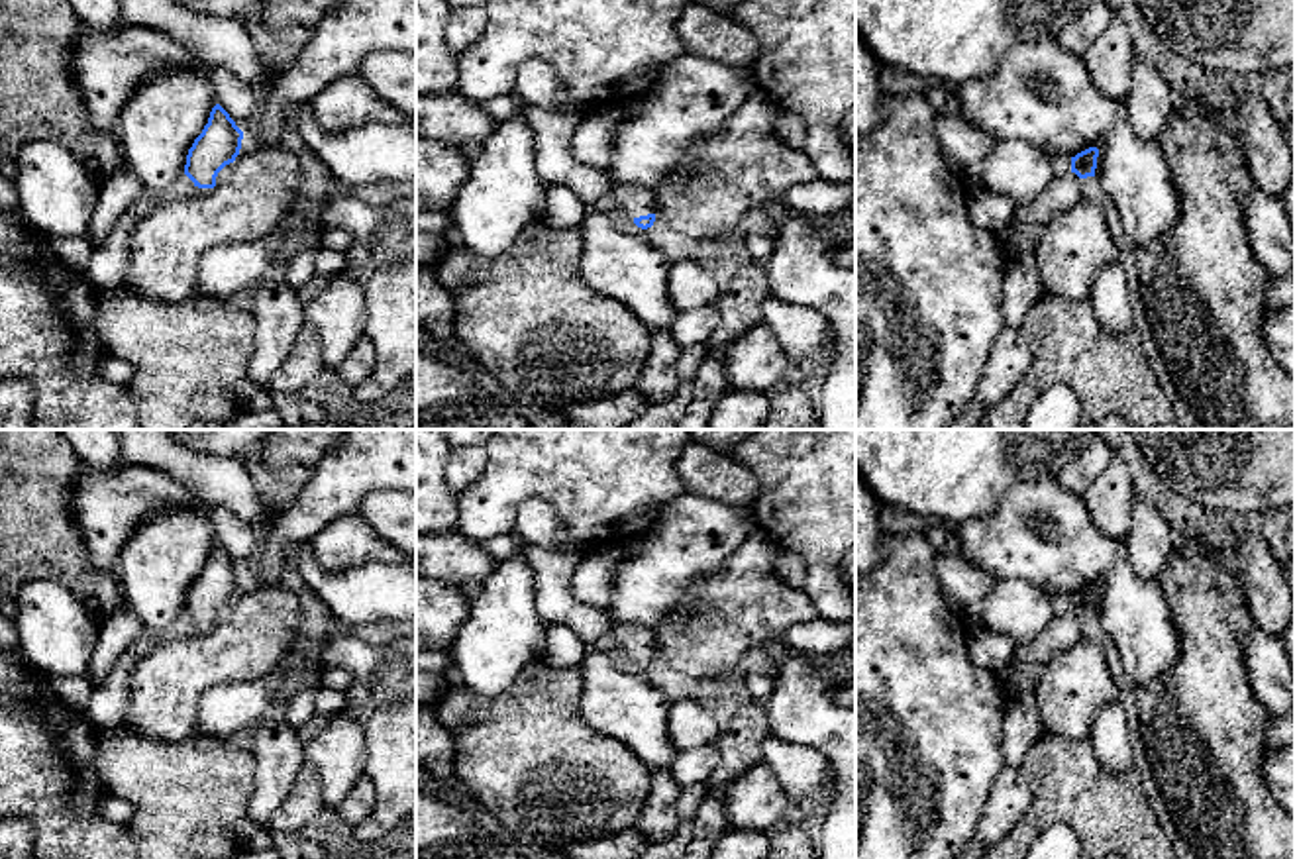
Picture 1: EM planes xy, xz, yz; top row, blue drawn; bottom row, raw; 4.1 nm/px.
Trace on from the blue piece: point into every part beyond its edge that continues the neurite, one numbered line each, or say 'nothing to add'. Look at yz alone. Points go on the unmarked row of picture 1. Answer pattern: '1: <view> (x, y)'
1: yz (1064, 630)

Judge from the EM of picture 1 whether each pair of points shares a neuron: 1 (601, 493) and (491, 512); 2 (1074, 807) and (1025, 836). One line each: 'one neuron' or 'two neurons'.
1: one neuron
2: one neuron

